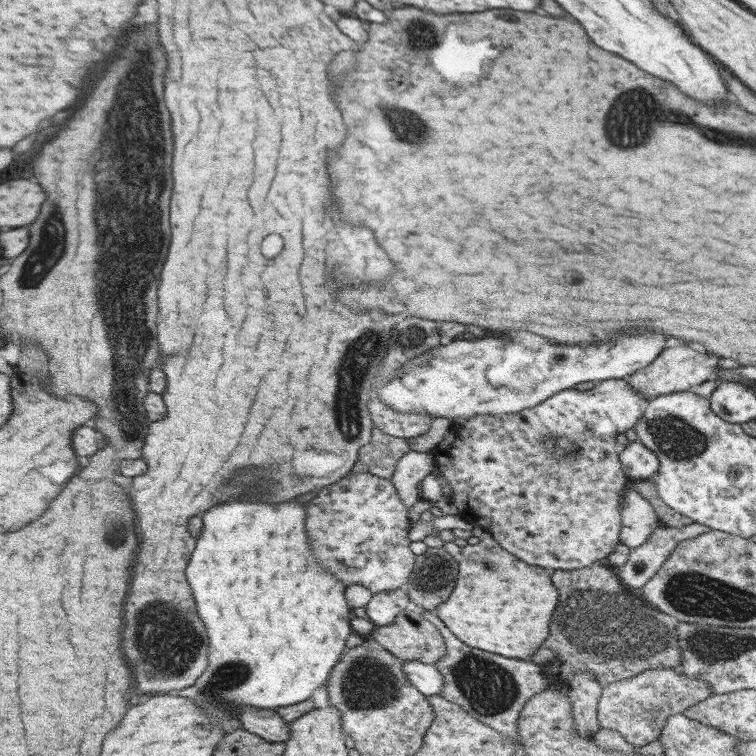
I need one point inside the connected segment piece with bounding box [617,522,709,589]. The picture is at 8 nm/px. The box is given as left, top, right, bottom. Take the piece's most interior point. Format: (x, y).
(643, 561)

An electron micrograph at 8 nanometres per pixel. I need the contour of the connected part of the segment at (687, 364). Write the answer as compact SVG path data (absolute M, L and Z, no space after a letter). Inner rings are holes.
M689 346L665 348L655 357L653 364L649 364L638 372L633 373L630 379L637 383L636 388L640 392L645 392L645 394L651 396L651 398L644 398L647 401L653 400L662 394L683 390L689 391L691 388L695 388L695 384L701 385L701 380L705 380L713 372L713 366L705 366L703 360L705 360L705 354L695 352Z

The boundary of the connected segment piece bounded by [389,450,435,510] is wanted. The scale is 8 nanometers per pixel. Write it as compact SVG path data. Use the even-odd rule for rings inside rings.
M410 450L407 454L401 456L401 459L395 465L390 481L397 496L407 510L420 500L417 495L419 482L423 480L432 470L434 470L432 454L428 452L415 452Z

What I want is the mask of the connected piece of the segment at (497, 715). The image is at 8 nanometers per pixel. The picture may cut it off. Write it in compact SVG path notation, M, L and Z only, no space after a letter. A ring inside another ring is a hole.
M421 608L417 610L423 619L437 628L445 645L445 654L433 664L443 681L439 696L447 702L459 705L467 711L467 714L475 717L485 726L491 727L491 730L497 734L511 740L517 739L519 714L533 695L543 693L547 689L548 673L529 660L503 658L503 655L469 648L437 618L434 611Z

